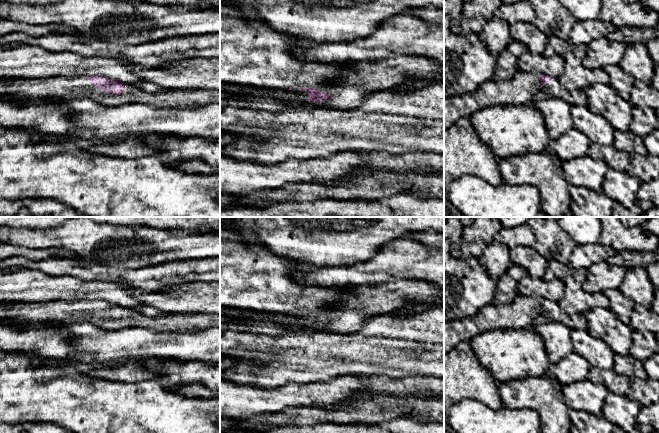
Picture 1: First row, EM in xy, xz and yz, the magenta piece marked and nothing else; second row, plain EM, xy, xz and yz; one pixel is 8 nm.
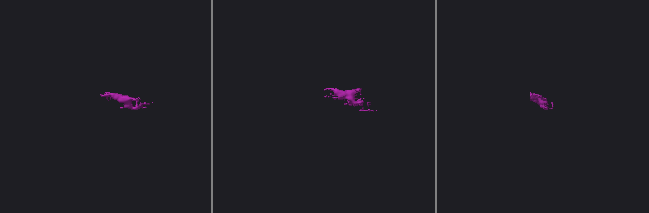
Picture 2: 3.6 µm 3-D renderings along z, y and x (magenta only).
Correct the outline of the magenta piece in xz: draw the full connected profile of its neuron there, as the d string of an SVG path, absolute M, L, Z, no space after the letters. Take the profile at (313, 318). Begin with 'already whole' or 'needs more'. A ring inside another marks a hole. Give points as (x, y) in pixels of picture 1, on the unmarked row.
needs more; M296 311L293 313L287 313L291 317L297 317L302 320L306 325L315 325L319 327L324 327L329 324L330 319L318 315L316 312L307 312L307 311Z

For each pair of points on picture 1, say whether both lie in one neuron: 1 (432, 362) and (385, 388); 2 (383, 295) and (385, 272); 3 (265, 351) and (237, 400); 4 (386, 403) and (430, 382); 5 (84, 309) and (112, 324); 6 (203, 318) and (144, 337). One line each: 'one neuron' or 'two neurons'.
1: two neurons
2: two neurons
3: two neurons
4: two neurons
5: one neuron
6: two neurons

